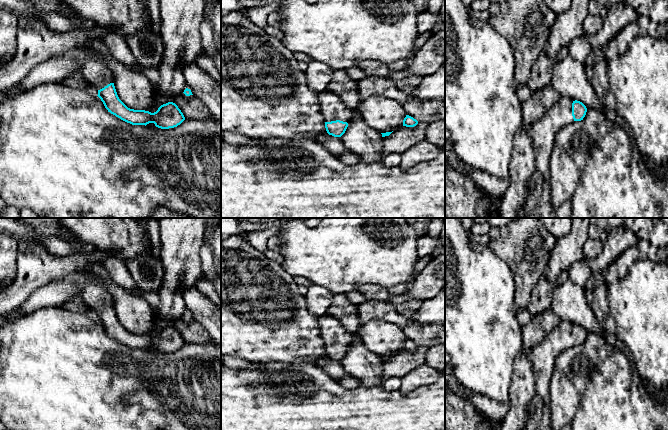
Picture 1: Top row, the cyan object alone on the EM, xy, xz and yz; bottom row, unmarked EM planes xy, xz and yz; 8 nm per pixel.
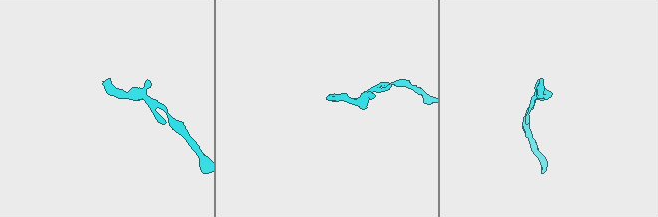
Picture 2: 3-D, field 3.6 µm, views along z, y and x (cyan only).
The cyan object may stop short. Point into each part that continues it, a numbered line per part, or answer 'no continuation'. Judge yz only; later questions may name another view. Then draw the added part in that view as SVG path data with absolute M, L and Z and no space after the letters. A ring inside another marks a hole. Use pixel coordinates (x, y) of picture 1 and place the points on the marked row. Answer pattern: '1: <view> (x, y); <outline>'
1: yz (538, 204); M559 96L556 103L544 116L524 129L532 139L536 156L536 171L540 176L535 185L529 188L521 213L522 218L557 218L557 208L551 199L550 155L555 144L556 134L574 121L572 116L573 100Z

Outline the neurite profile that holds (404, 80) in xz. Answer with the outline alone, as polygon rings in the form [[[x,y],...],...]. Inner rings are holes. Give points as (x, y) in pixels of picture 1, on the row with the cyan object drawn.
[[[361,61],[358,64],[367,76],[384,77],[394,82],[394,84],[405,92],[411,92],[422,82],[422,76],[410,73],[407,69],[392,72],[386,63],[379,61]]]

